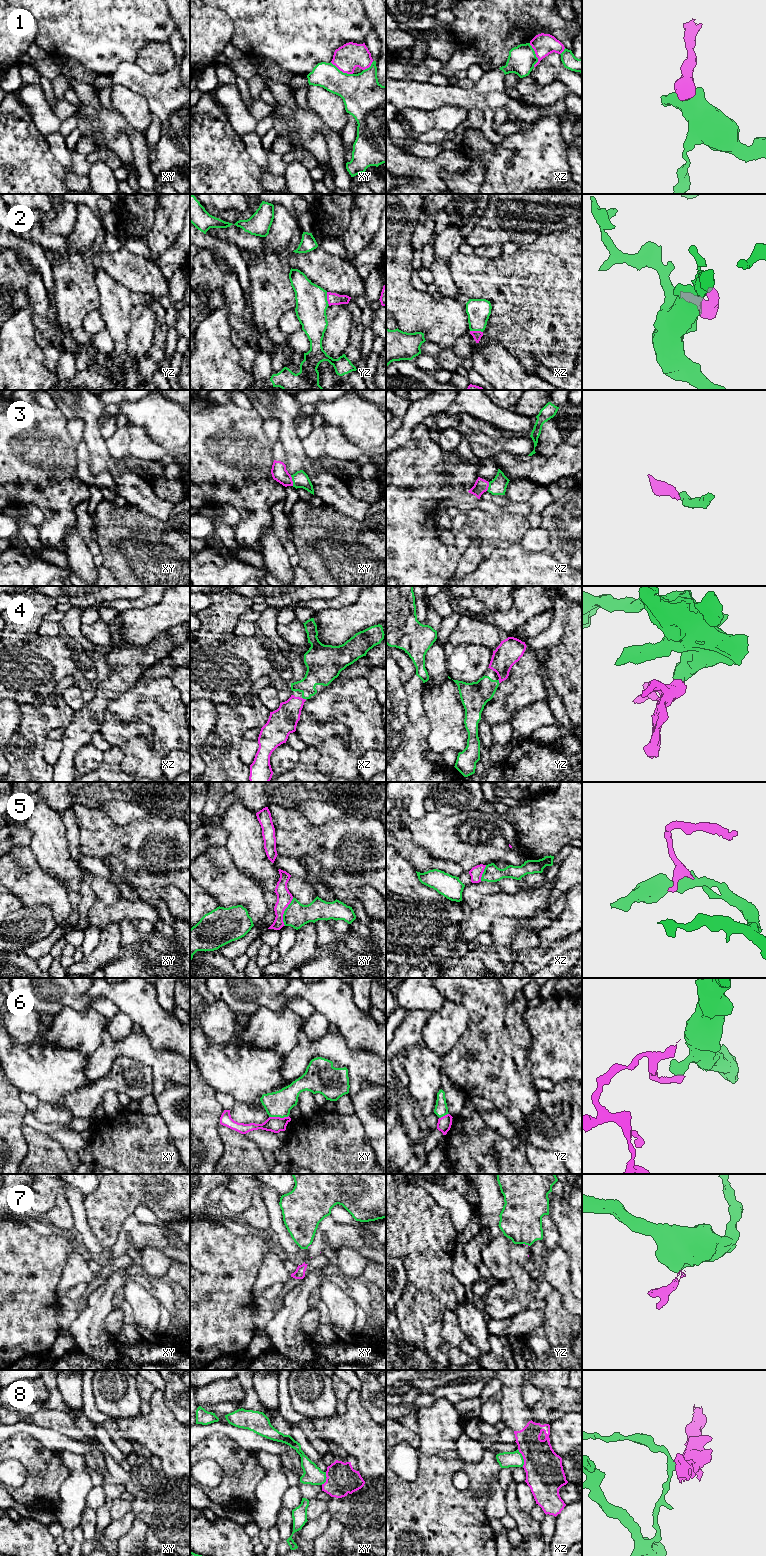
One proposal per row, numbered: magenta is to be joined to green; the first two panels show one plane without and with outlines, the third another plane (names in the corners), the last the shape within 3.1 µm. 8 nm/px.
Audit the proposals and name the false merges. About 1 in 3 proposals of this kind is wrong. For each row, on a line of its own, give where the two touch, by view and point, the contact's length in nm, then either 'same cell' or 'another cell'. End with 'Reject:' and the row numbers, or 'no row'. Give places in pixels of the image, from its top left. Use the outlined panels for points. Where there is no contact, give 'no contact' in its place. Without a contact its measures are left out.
1: contact xz (535, 55); length 200 nm; another cell
2: contact yz (326, 299); length 110 nm; same cell
3: contact xy (292, 480); length 90 nm; same cell
4: contact xz (304, 698); length 40 nm; same cell
5: contact xy (284, 911); length 240 nm; another cell
6: contact xy (278, 1116); length 160 nm; another cell
7: contact yz (526, 1244); length 60 nm; another cell
8: contact xz (522, 1458); length 150 nm; another cell
Reject: 1, 5, 6, 7, 8

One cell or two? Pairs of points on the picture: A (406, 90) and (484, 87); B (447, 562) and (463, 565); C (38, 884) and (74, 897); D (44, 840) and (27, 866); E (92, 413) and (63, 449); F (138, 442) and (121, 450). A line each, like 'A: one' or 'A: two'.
A: two
B: two
C: two
D: two
E: two
F: two

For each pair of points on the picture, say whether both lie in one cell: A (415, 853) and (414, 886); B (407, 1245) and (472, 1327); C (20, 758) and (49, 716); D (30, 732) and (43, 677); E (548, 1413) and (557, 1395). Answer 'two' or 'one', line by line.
A: two
B: two
C: one
D: two
E: one

